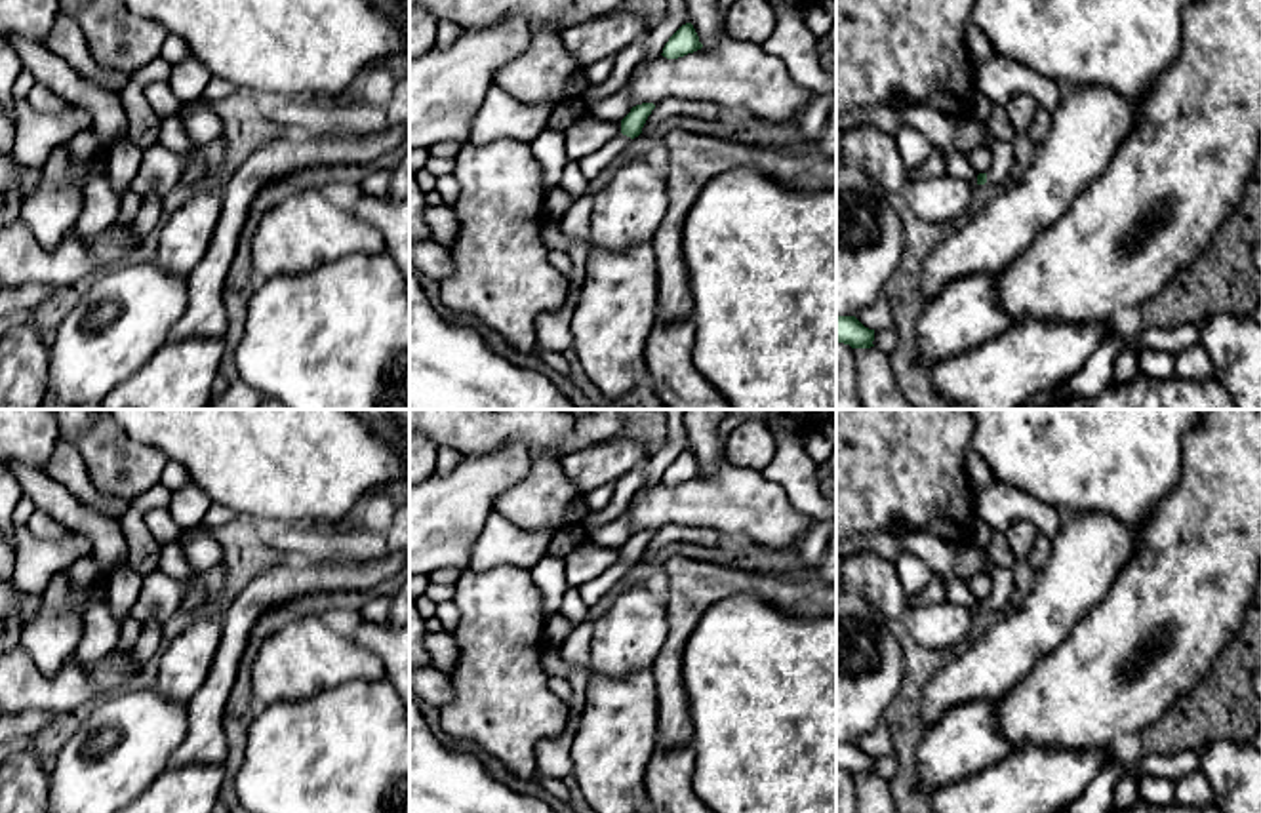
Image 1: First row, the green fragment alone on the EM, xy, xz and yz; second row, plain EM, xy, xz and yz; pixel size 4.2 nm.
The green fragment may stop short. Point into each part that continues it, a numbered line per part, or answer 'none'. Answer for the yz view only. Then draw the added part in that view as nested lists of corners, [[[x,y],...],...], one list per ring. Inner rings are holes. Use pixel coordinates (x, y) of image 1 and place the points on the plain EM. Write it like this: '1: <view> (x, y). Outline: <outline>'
1: yz (1000, 577). Outline: [[[987,565],[985,571],[991,577],[992,592],[987,600],[987,609],[1006,613],[1013,594],[1013,571],[1010,567]]]

